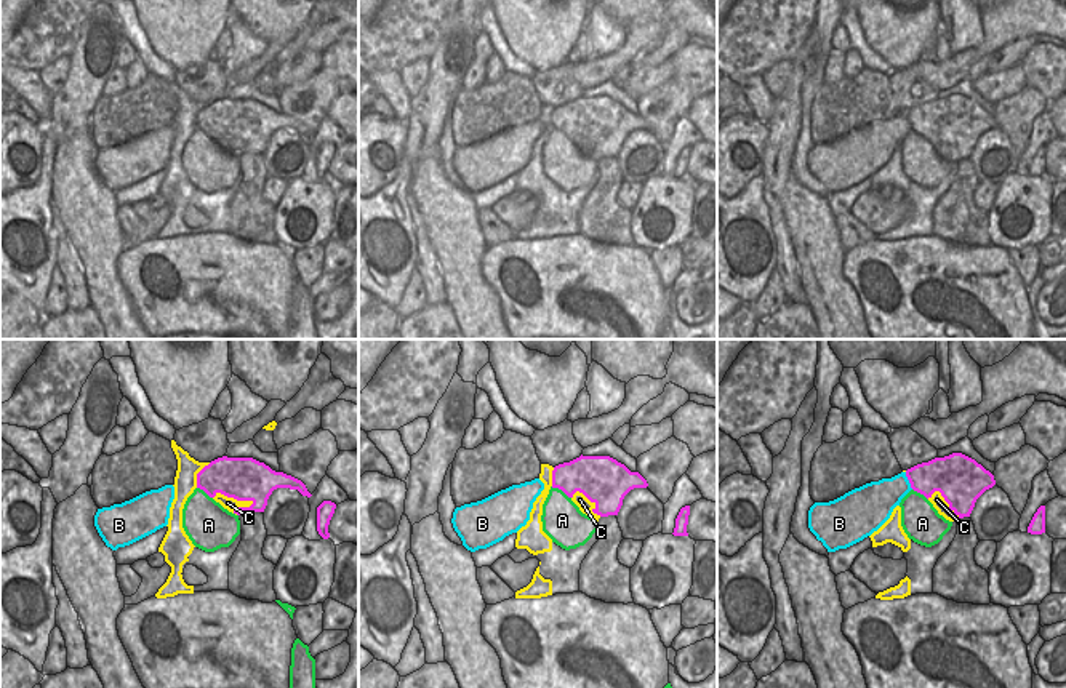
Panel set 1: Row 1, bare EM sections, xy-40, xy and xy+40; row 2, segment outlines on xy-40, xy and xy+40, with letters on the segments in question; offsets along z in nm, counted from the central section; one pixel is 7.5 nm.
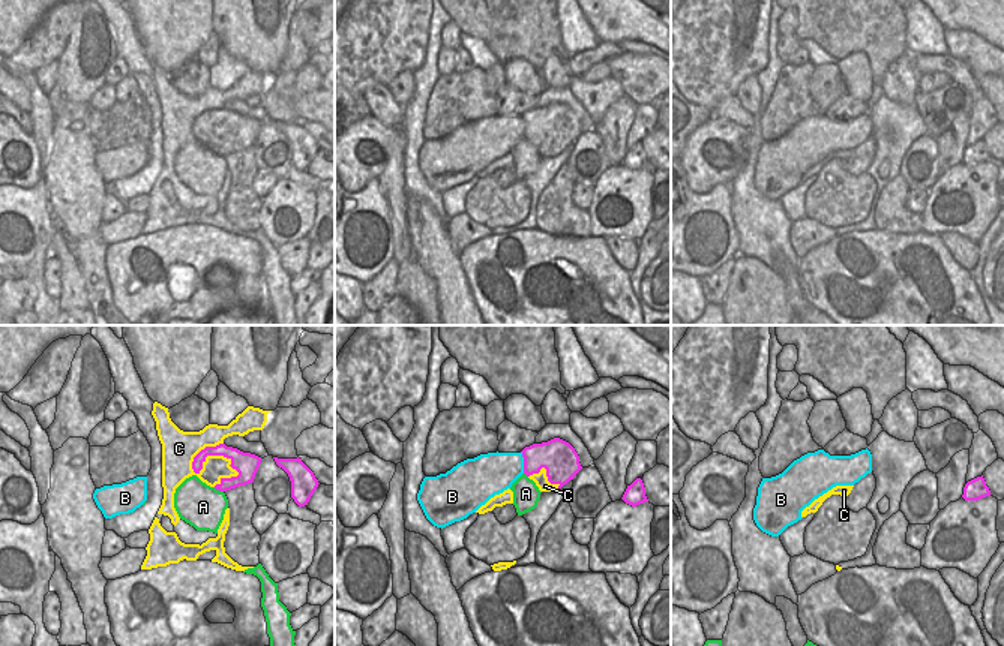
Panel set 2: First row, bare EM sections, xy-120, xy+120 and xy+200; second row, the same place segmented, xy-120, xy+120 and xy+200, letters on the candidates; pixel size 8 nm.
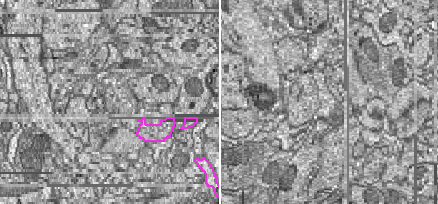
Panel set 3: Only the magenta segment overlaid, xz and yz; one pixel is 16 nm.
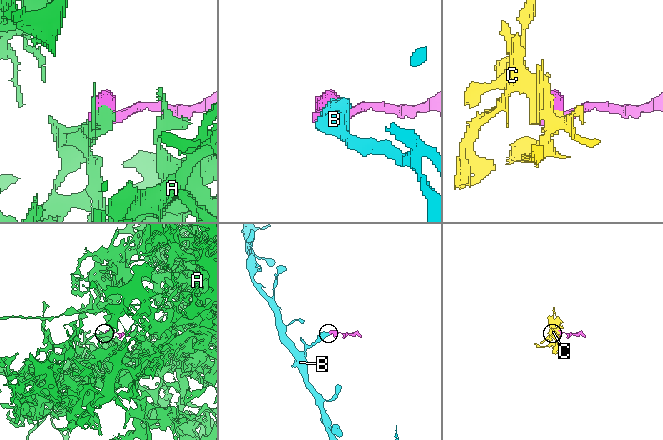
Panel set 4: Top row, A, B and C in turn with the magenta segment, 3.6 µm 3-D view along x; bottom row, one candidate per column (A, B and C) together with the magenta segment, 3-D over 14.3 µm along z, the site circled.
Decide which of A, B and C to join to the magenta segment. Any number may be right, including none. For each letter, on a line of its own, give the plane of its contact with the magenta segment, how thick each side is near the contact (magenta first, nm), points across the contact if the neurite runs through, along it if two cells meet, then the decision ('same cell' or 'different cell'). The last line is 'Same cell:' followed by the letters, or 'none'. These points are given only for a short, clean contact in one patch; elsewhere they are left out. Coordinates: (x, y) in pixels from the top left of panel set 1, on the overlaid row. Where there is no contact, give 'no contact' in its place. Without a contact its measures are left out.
A: contact in xy; calibres 300 and 320 nm; different cell
B: contact in xy+40; calibres 260 and 260 nm; border xy+40 (905, 472), (913, 488); different cell
C: contact in xy-40; calibres 340 and 100 nm; different cell
Same cell: none

